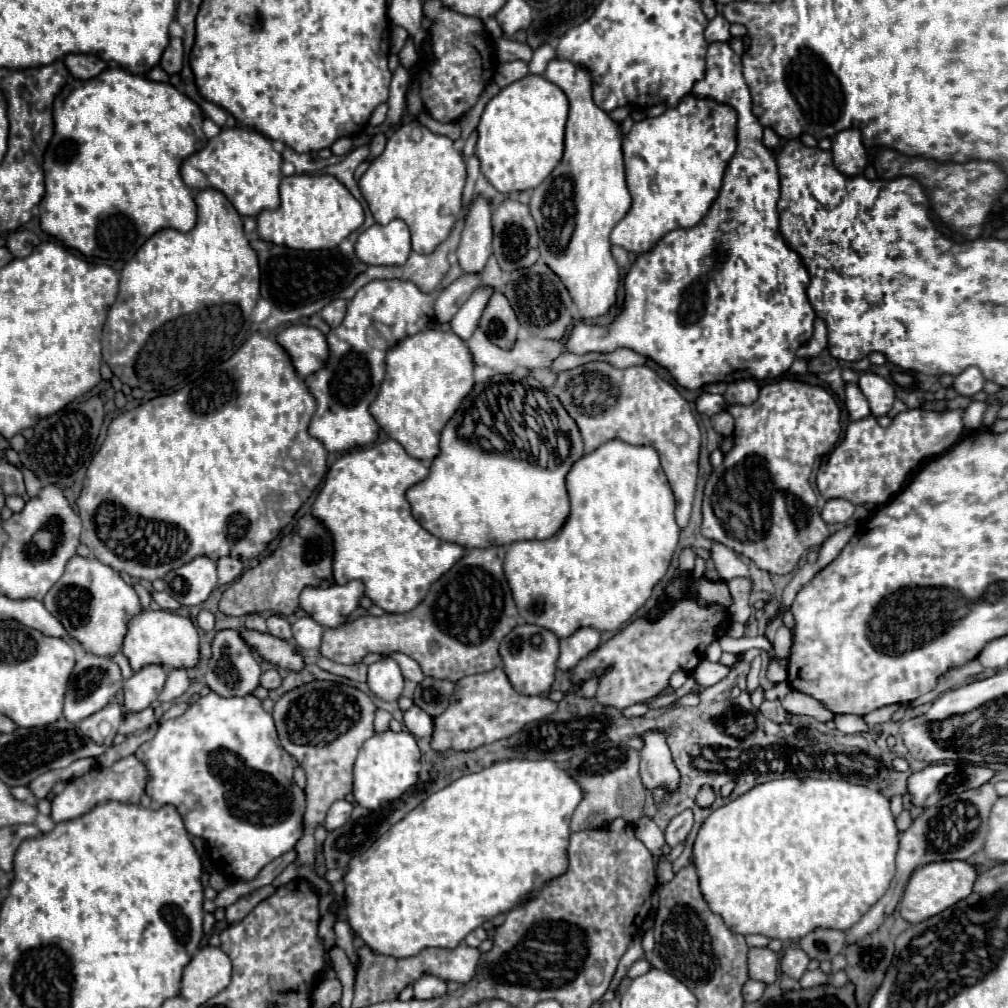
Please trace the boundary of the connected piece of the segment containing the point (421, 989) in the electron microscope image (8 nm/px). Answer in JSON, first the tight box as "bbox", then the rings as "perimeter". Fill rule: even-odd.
{"bbox":[414,974,446,1000],"perimeter":[[[424,974],[416,984],[414,984],[414,998],[418,1000],[428,1000],[428,998],[438,998],[446,994],[446,982],[440,978],[434,978],[430,974]]]}

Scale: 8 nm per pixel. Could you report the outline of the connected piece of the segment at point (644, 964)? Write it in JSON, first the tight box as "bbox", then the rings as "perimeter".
{"bbox":[626,960,652,980],"perimeter":[[[638,960],[638,962],[634,962],[632,968],[626,972],[626,978],[632,980],[634,976],[642,976],[642,974],[646,974],[650,968],[652,968],[652,966],[650,966],[648,960]]]}

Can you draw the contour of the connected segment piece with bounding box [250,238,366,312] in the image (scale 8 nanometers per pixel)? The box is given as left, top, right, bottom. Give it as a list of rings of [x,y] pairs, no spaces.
[[[252,238],[250,246],[256,250],[258,262],[260,262],[262,298],[270,300],[276,308],[280,308],[284,312],[310,304],[310,302],[316,302],[316,300],[322,300],[322,298],[336,296],[340,290],[348,288],[348,284],[362,270],[366,270],[366,264],[360,262],[354,252],[342,254],[338,248],[318,250],[318,252],[300,252],[300,250],[290,250],[286,246],[266,242],[262,238]]]

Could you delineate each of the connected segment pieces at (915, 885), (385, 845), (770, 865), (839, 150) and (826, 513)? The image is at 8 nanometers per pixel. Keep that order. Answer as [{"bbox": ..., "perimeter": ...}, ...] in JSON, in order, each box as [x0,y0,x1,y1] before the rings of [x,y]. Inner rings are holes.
[{"bbox":[900,862,978,924],"perimeter":[[[932,862],[930,866],[918,868],[906,886],[904,898],[900,902],[900,916],[910,924],[918,924],[930,916],[940,914],[942,910],[950,908],[954,902],[970,896],[976,876],[978,874],[974,866],[970,866],[968,862]]]},{"bbox":[344,760,584,958],"perimeter":[[[506,760],[506,762],[494,762],[494,766],[488,766],[486,770],[480,770],[476,774],[466,774],[440,792],[426,798],[422,804],[418,804],[412,812],[408,812],[398,824],[394,824],[374,846],[360,858],[352,858],[348,866],[348,874],[344,876],[344,896],[346,896],[346,916],[352,926],[352,930],[378,954],[394,956],[394,958],[408,958],[424,948],[454,948],[458,946],[472,930],[482,926],[486,920],[494,918],[496,914],[506,914],[512,908],[516,908],[524,898],[532,898],[542,892],[546,884],[550,884],[554,878],[562,876],[568,870],[568,842],[570,842],[570,818],[576,810],[576,806],[582,802],[584,792],[580,784],[554,760]]]},{"bbox":[694,778,900,940],"perimeter":[[[782,778],[782,780],[772,780],[762,786],[754,786],[746,794],[742,794],[738,800],[714,810],[710,818],[702,824],[698,838],[694,842],[694,864],[698,868],[700,876],[700,890],[716,914],[720,914],[730,930],[736,934],[762,934],[768,938],[776,940],[798,940],[816,928],[834,928],[834,930],[848,930],[852,928],[868,910],[874,906],[880,896],[888,890],[894,874],[896,874],[896,852],[898,852],[898,842],[900,842],[900,830],[896,828],[896,818],[890,810],[890,800],[876,790],[870,790],[866,786],[850,784],[844,780],[816,780],[816,778]]]},{"bbox":[832,130,866,176],"perimeter":[[[844,130],[842,134],[836,134],[832,140],[832,158],[840,174],[844,176],[862,174],[866,166],[866,150],[860,142],[860,132]]]},{"bbox":[822,498,854,524],"perimeter":[[[834,498],[834,500],[828,500],[824,510],[822,510],[822,520],[826,524],[834,524],[834,522],[846,522],[850,520],[854,514],[854,504],[848,502],[848,500],[842,500],[842,498]]]}]

